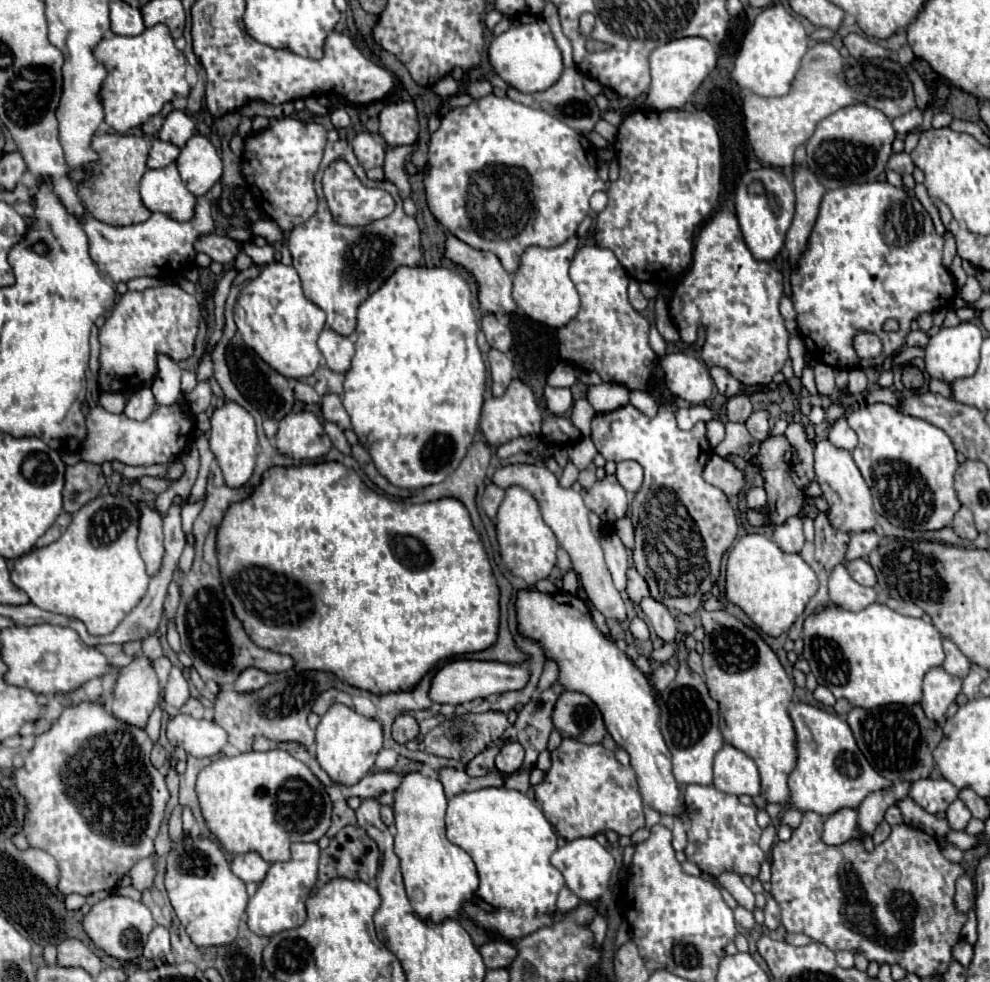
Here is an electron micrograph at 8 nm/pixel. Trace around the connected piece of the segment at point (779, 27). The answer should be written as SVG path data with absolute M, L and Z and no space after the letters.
M780 2L772 4L760 10L752 28L746 32L732 70L732 78L740 88L746 88L758 96L782 96L790 90L790 82L796 76L806 50L808 36L804 26L790 12L786 12Z

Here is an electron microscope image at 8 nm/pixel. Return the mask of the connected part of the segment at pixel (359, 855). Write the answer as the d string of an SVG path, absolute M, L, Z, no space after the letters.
M344 826L320 854L318 882L326 884L328 880L334 880L334 878L348 878L348 880L362 880L362 882L374 886L378 864L380 864L380 850L376 846L376 842L364 832L364 828Z

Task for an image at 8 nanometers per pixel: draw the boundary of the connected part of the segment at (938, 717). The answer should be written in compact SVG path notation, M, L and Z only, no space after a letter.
M932 668L924 676L924 686L922 686L922 702L920 706L924 708L926 716L938 724L942 724L946 718L948 706L954 702L954 698L960 694L962 680L956 680L956 676L948 676L944 668Z

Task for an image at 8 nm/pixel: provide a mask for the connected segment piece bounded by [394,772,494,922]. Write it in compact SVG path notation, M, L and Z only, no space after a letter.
M410 772L394 792L396 836L394 852L400 858L408 900L422 920L444 922L464 916L464 904L474 904L486 912L494 908L476 896L478 874L472 858L446 838L444 828L446 794L436 776Z

